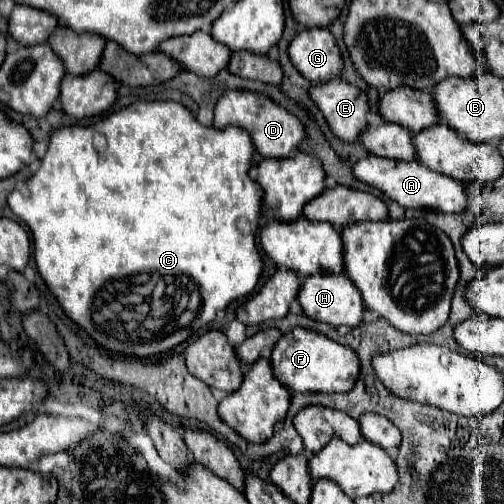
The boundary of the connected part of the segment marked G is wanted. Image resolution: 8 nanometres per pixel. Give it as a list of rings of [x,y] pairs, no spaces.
[[[305,28],[305,30],[301,30],[301,32],[293,38],[293,44],[289,44],[287,54],[289,54],[291,64],[293,64],[311,84],[327,82],[329,78],[339,78],[341,68],[343,68],[343,60],[341,60],[339,48],[335,46],[335,40],[333,40],[333,36],[331,36],[331,32],[329,32],[327,28]]]

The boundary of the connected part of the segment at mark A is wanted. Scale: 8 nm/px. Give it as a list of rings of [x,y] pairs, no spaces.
[[[367,156],[353,164],[353,176],[383,192],[387,198],[395,200],[403,208],[425,208],[445,214],[459,214],[467,208],[467,192],[465,186],[457,180],[449,180],[449,176],[437,176],[437,172],[429,172],[423,164],[413,162],[397,162],[397,160],[381,160],[377,156]]]

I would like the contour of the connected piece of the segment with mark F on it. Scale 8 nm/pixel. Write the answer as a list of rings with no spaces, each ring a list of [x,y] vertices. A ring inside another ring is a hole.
[[[295,328],[281,336],[271,352],[273,376],[285,386],[293,396],[307,392],[349,392],[359,376],[359,360],[351,348],[345,348],[323,334]]]

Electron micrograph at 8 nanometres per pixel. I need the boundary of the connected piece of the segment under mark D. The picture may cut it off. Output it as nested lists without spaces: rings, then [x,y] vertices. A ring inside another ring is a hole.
[[[231,90],[219,98],[215,106],[213,128],[223,130],[227,126],[239,126],[247,130],[255,152],[263,158],[287,158],[305,140],[305,128],[293,114],[277,106],[273,100],[255,92],[245,92],[245,90]]]

